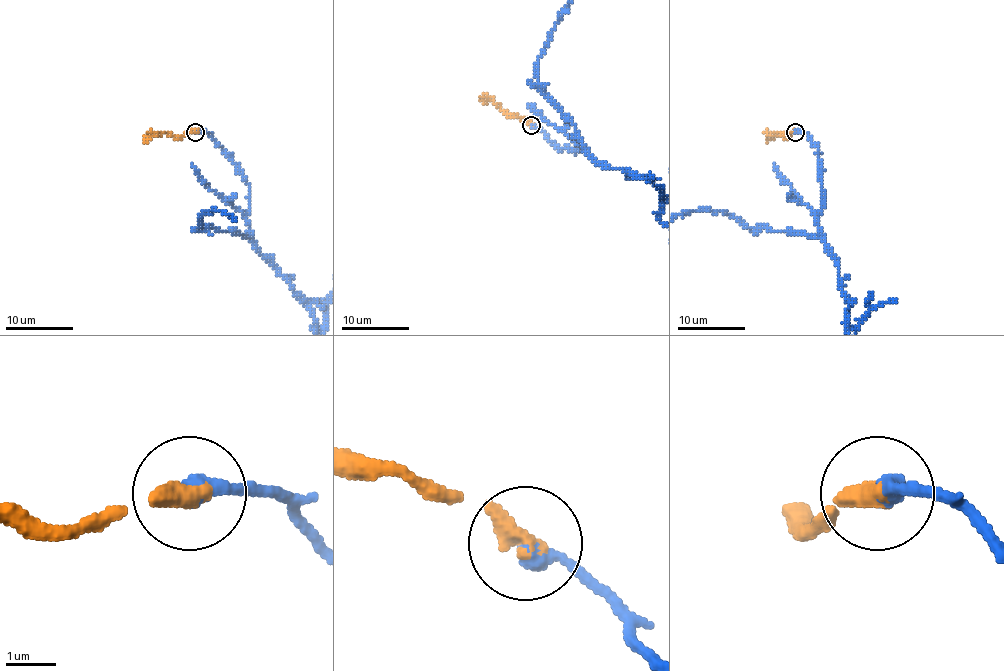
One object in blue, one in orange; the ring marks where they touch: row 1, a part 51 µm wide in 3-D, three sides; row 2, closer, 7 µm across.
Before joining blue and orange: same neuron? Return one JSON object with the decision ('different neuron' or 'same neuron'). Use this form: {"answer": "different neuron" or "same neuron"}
{"answer": "same neuron"}

